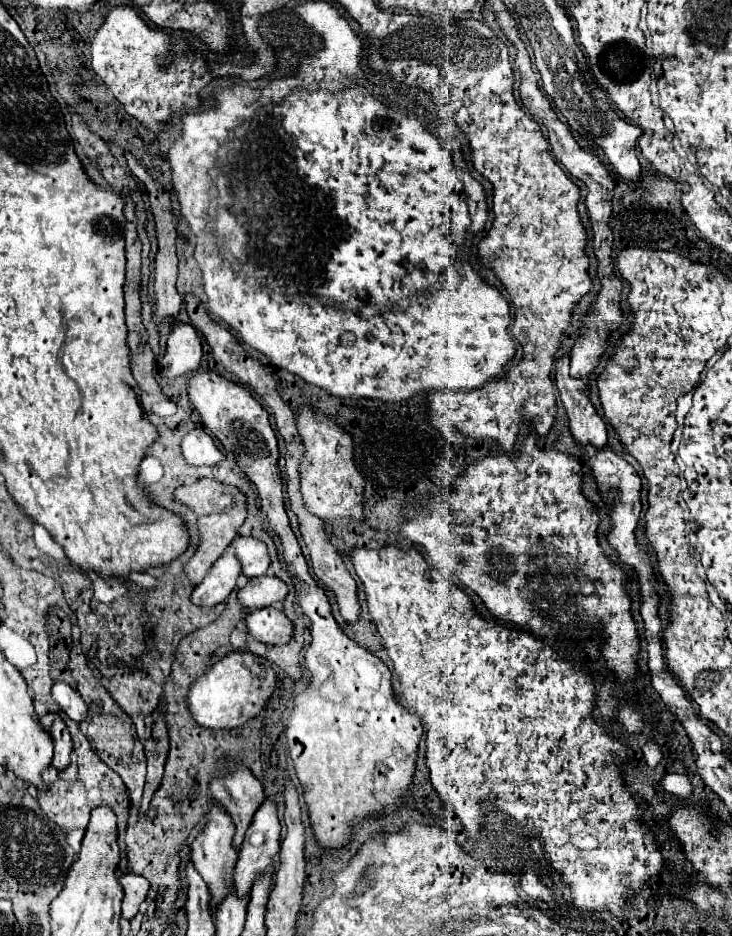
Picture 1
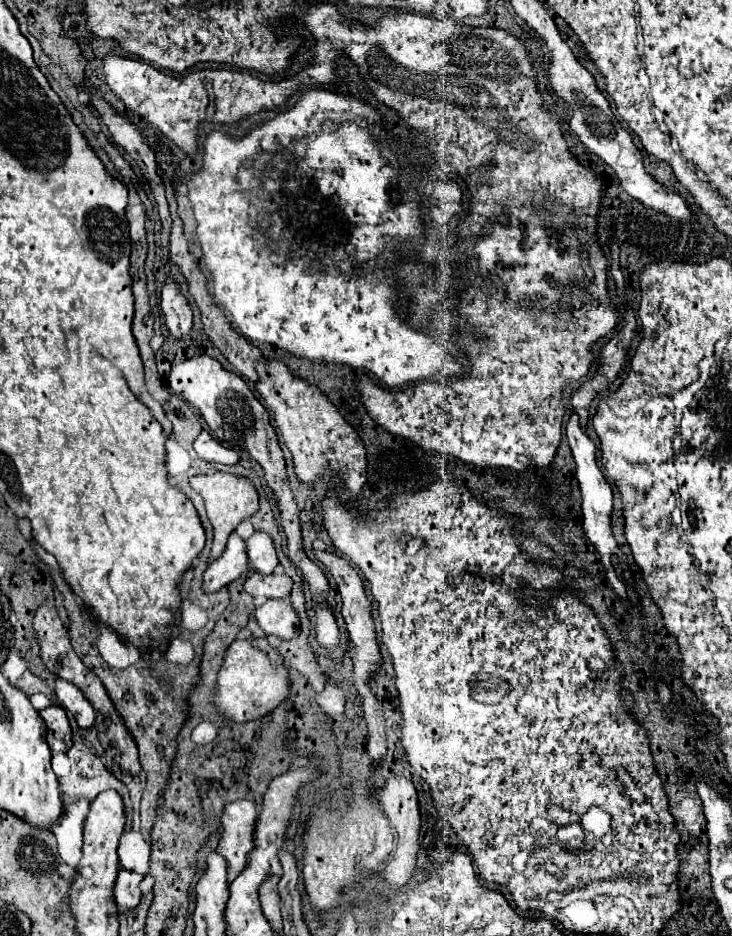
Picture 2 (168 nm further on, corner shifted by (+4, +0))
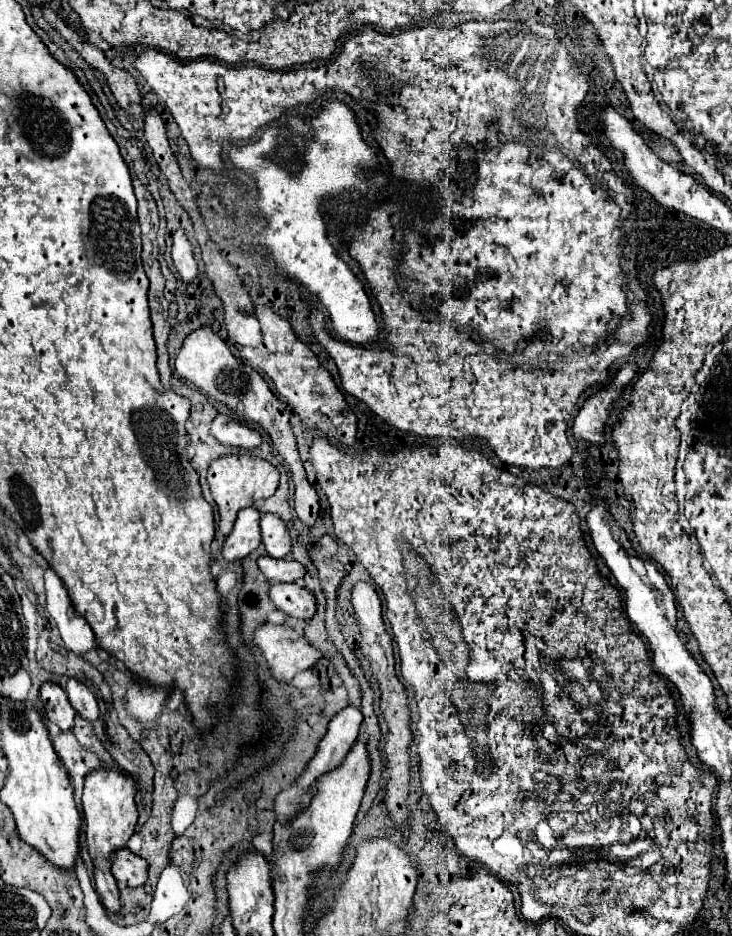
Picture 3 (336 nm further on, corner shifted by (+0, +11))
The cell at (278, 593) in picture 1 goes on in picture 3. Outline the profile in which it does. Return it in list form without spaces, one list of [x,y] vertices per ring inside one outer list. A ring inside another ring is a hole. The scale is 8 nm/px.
[[[261,556],[259,558],[259,570],[271,580],[271,582],[297,582],[301,580],[307,570],[303,564],[299,564],[293,558],[271,558],[271,556]]]

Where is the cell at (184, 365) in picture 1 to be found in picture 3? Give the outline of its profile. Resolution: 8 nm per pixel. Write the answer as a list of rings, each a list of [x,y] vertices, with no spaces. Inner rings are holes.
[[[179,228],[173,234],[173,250],[171,250],[171,256],[173,256],[173,262],[175,262],[177,272],[181,274],[181,280],[185,284],[189,284],[197,276],[197,262],[193,258],[193,246],[187,240],[183,228]]]

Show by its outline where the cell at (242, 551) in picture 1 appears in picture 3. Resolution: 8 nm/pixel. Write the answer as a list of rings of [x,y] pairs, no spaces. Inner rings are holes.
[[[265,514],[261,518],[261,532],[263,532],[263,546],[271,558],[285,558],[291,552],[293,542],[285,522],[279,516]]]

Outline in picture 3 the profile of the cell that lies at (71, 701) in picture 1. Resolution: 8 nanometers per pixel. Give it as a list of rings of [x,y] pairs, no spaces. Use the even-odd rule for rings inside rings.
[[[69,678],[67,686],[65,686],[65,692],[73,704],[73,708],[77,710],[77,714],[89,722],[97,720],[99,718],[99,706],[97,706],[97,700],[93,696],[93,692],[83,684],[79,682],[77,678]]]

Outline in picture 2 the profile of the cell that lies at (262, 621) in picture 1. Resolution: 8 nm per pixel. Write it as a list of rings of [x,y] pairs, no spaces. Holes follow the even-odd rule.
[[[275,599],[265,601],[261,607],[255,609],[255,619],[265,635],[275,635],[279,639],[293,639],[299,635],[299,617],[291,607],[289,599]]]

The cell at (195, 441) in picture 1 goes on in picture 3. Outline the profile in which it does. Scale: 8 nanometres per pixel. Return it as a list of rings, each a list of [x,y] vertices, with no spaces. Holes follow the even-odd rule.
[[[219,414],[213,424],[211,424],[211,434],[227,446],[239,446],[245,450],[253,450],[257,446],[261,446],[263,438],[257,430],[249,428],[247,424],[227,416],[227,414]]]

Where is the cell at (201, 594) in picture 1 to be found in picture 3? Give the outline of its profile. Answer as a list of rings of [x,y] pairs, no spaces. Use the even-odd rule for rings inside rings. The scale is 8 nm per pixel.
[[[249,506],[243,508],[237,516],[237,522],[227,536],[227,542],[223,546],[223,556],[229,562],[241,560],[243,556],[251,554],[261,544],[261,528],[259,528],[259,510]]]

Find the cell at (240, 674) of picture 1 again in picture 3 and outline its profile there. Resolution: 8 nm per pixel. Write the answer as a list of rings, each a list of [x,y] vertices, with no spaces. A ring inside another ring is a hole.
[[[261,624],[257,630],[255,630],[255,644],[261,648],[263,656],[267,658],[269,662],[269,668],[273,672],[273,676],[279,680],[279,682],[291,682],[293,676],[297,672],[303,672],[311,666],[315,666],[321,658],[323,658],[323,652],[317,650],[315,646],[311,646],[303,634],[295,632],[291,626],[287,624]]]

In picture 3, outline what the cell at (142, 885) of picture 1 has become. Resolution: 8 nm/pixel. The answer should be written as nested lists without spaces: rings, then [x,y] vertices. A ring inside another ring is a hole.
[[[121,848],[113,854],[111,872],[119,888],[137,888],[147,880],[147,862],[133,854],[129,848]]]

